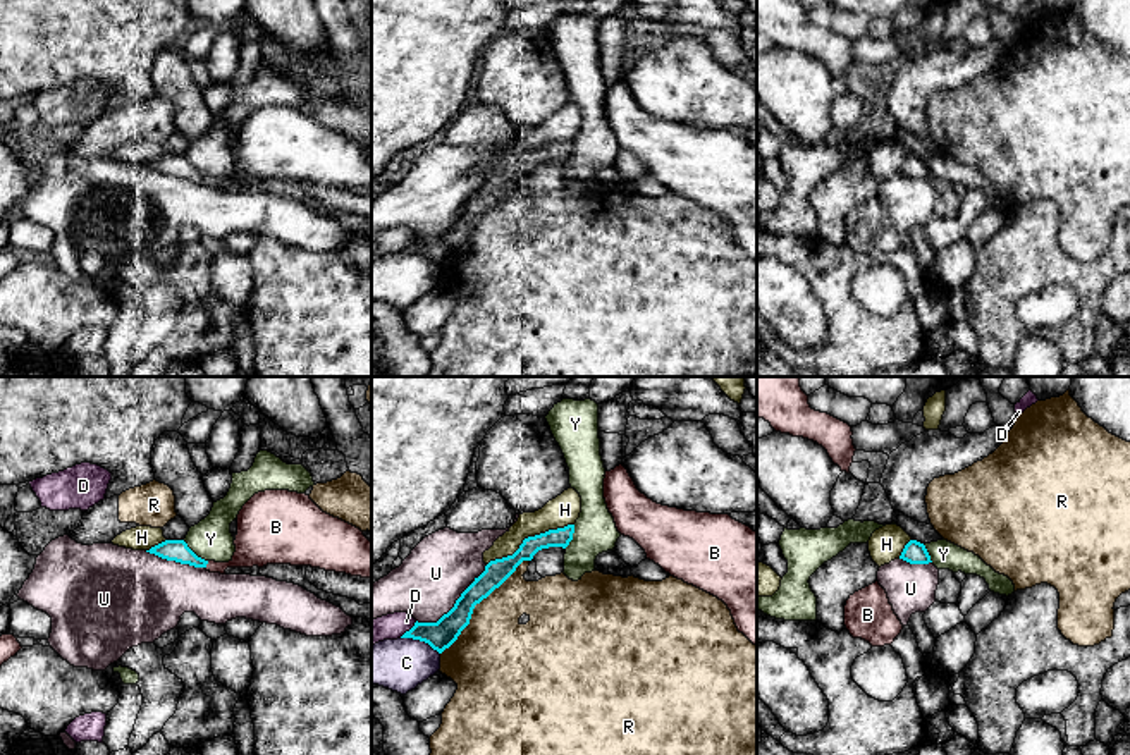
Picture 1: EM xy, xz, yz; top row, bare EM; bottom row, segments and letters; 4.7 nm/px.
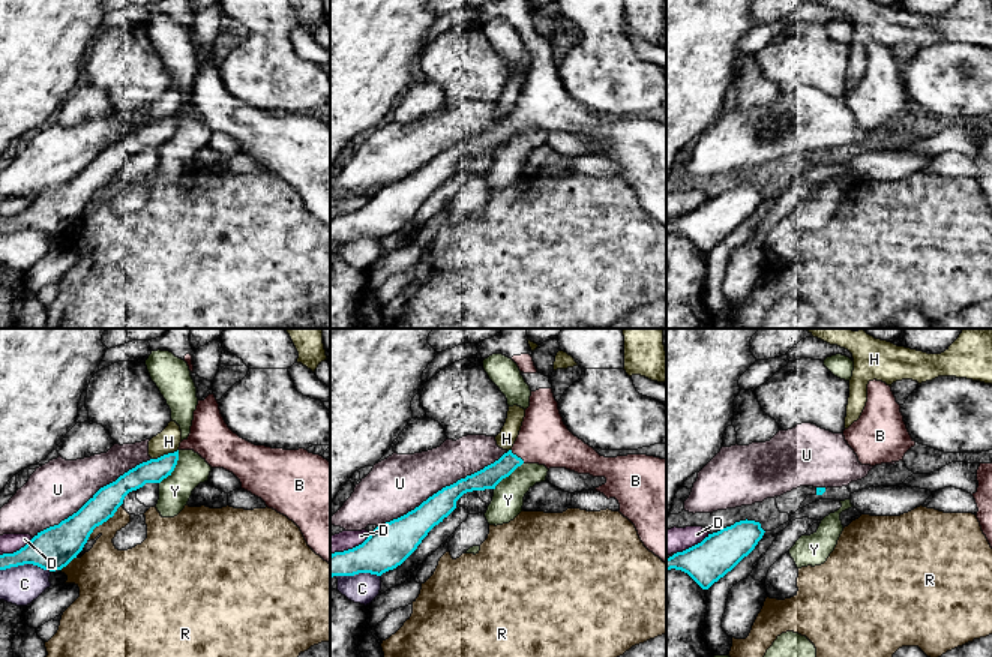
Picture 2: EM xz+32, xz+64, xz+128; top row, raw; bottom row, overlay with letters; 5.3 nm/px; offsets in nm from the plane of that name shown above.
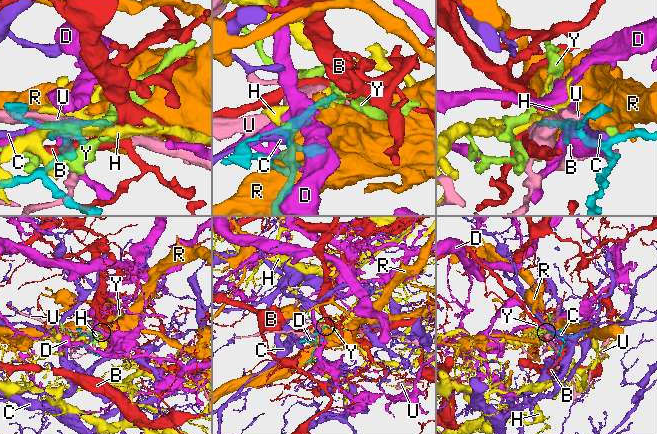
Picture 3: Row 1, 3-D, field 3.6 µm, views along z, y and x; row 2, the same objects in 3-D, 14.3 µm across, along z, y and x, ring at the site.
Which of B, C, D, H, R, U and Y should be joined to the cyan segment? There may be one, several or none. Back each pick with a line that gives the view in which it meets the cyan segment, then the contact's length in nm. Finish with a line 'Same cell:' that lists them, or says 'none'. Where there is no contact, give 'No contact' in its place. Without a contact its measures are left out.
B: Touches cyan in xy. Shared border 40 nm
Same cell: B

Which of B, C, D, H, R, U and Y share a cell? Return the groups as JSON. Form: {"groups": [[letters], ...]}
{"groups": [["B"], ["C"], ["D"], ["H"], ["R"], ["U"], ["Y"]]}

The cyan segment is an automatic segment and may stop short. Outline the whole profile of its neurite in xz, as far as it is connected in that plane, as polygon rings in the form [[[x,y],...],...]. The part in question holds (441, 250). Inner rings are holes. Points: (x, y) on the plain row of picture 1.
[[[574,139],[549,144],[545,148],[528,151],[519,163],[507,172],[490,175],[485,186],[461,208],[454,222],[444,229],[437,237],[415,237],[401,253],[413,253],[428,258],[433,265],[442,268],[449,263],[461,246],[470,239],[473,224],[499,203],[523,175],[531,175],[533,170],[549,162],[566,163],[573,155]]]

